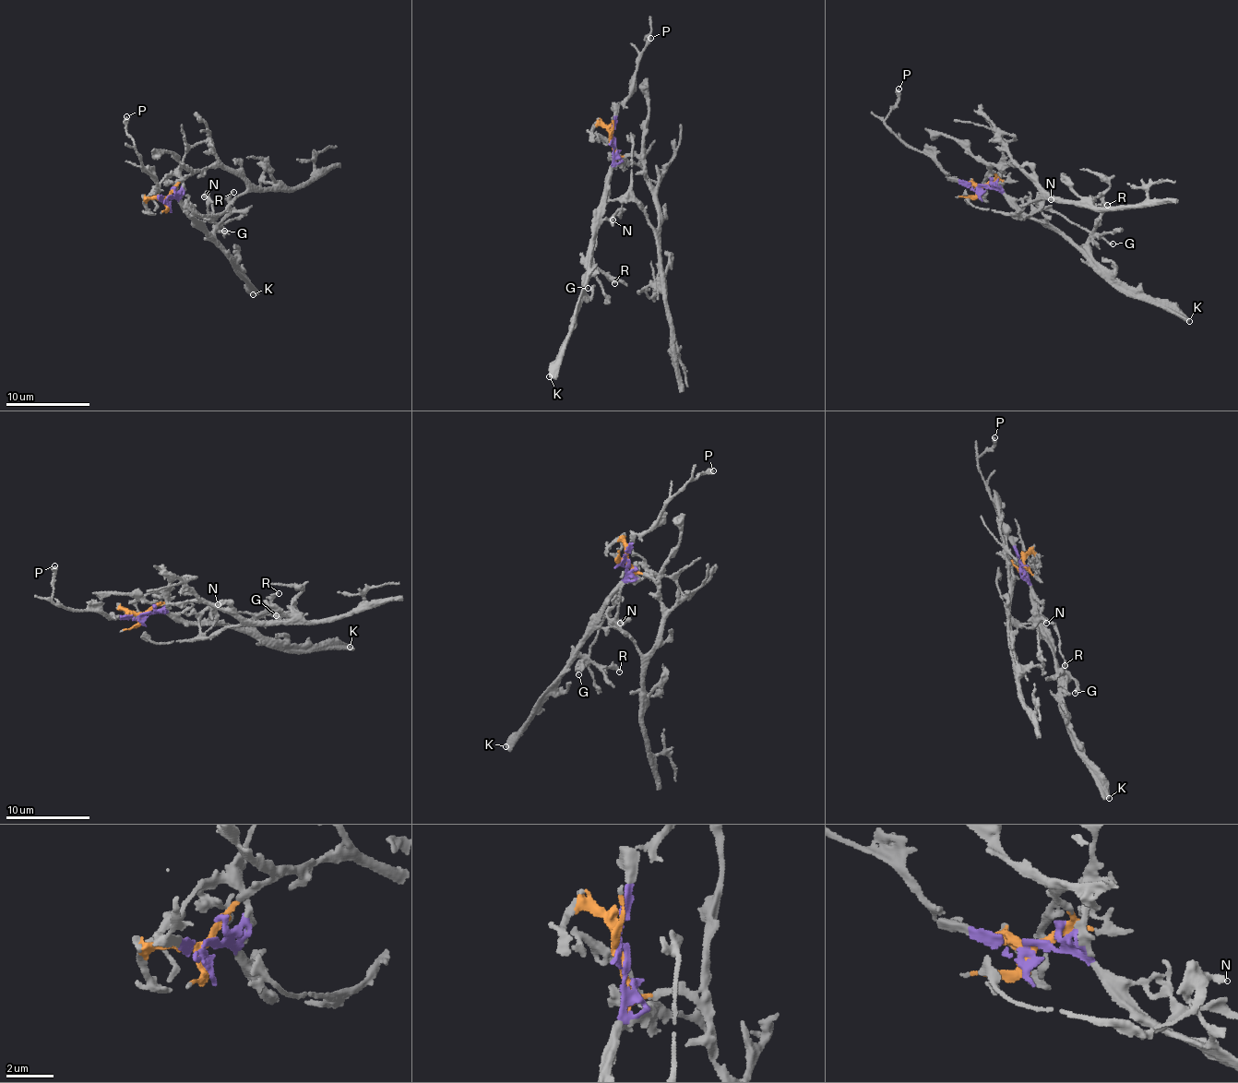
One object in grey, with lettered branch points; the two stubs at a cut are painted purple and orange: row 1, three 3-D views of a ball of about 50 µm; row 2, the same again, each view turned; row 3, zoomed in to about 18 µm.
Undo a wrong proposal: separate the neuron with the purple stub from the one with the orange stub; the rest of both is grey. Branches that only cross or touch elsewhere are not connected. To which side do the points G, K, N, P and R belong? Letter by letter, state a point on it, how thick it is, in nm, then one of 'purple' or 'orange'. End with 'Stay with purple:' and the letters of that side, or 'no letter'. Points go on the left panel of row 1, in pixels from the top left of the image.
G: (224, 231) | 220 nm | purple
K: (253, 294) | 500 nm | purple
N: (204, 196) | 240 nm | purple
P: (126, 116) | 320 nm | purple
R: (233, 192) | 220 nm | purple
Stay with purple: G, K, N, P, R

